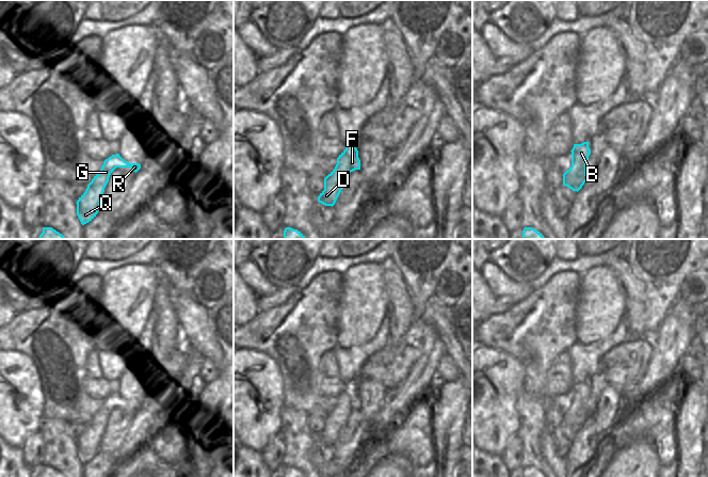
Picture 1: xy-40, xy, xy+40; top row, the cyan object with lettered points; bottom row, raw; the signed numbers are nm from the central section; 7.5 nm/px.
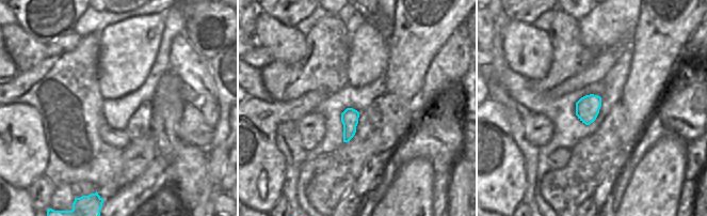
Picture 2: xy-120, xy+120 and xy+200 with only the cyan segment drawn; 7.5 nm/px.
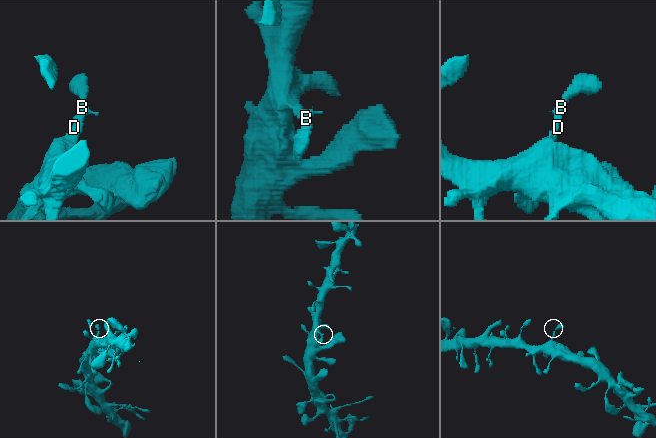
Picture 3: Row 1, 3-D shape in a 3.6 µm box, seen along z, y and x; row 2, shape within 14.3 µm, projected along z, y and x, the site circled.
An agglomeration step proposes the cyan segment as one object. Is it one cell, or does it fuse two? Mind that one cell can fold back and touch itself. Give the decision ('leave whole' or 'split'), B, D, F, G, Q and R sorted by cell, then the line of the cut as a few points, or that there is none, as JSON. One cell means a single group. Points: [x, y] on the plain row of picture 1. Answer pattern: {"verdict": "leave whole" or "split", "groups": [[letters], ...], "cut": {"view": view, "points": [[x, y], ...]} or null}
{"verdict": "leave whole", "groups": [["B", "D", "F", "G", "Q", "R"]], "cut": null}

